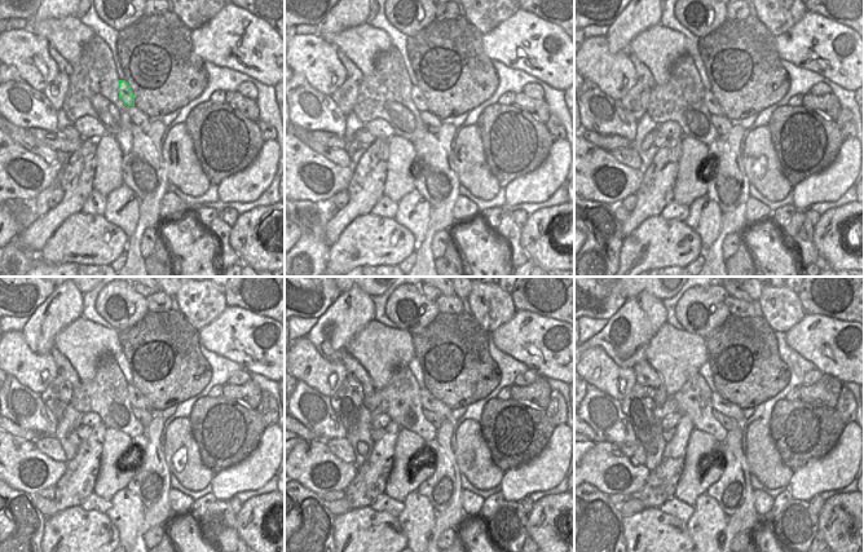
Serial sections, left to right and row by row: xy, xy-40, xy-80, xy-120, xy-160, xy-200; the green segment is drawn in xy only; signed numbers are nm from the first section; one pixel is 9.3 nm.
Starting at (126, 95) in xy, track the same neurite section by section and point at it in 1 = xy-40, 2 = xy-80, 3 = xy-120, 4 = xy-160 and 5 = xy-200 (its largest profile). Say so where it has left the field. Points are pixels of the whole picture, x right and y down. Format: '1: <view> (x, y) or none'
1: xy-40 (415, 93)
2: xy-80 (710, 101)
3: xy-120 (137, 400)
4: xy-160 (428, 402)
5: xy-200 (719, 403)

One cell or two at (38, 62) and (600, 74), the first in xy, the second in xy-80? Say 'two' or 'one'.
one

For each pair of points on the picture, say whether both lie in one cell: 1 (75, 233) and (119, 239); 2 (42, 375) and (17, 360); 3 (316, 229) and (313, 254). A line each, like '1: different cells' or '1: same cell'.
1: same cell
2: same cell
3: same cell

